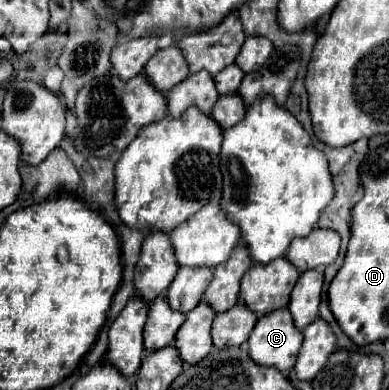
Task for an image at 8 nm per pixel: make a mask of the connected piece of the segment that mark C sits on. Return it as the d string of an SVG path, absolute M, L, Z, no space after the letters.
M284 307L258 319L248 339L248 349L256 363L266 367L274 365L282 373L288 373L296 363L302 339L304 335L294 325L292 313Z

